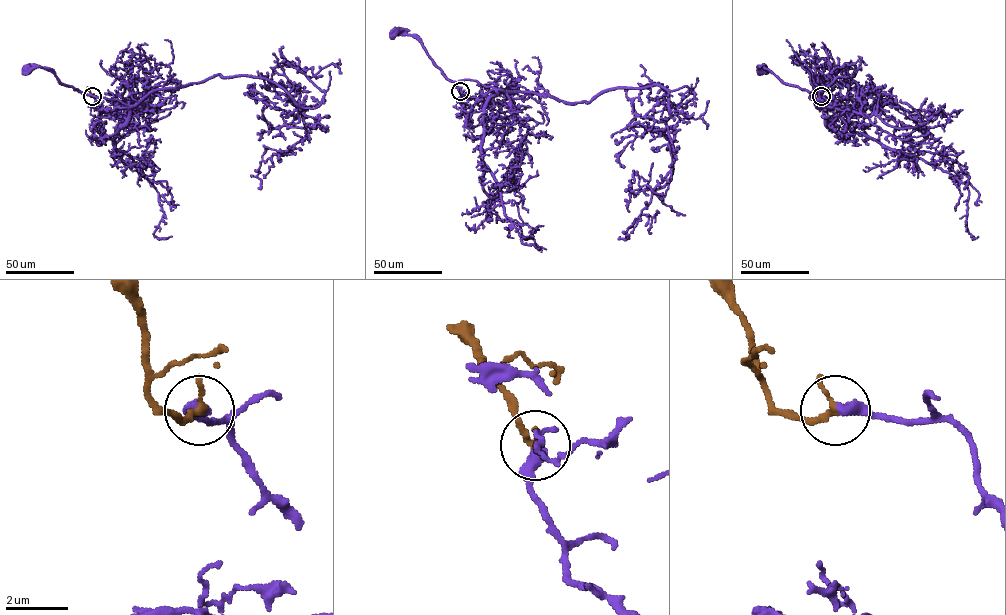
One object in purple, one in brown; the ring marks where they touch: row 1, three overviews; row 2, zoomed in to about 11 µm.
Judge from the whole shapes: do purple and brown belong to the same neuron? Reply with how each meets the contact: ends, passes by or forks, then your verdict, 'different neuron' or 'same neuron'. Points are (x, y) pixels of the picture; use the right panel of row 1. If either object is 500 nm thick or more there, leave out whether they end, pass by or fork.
purple ends | brown ends | same neuron

